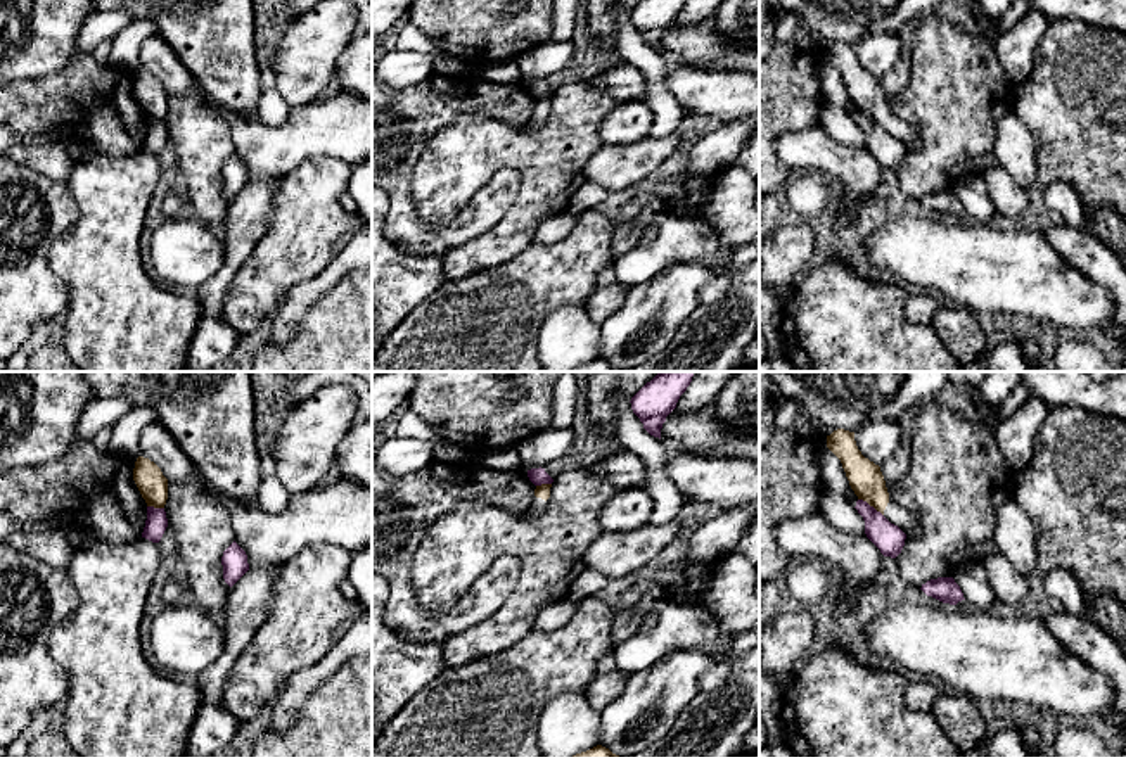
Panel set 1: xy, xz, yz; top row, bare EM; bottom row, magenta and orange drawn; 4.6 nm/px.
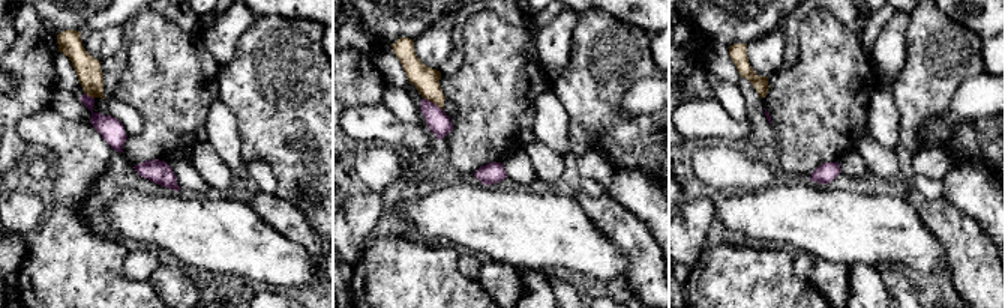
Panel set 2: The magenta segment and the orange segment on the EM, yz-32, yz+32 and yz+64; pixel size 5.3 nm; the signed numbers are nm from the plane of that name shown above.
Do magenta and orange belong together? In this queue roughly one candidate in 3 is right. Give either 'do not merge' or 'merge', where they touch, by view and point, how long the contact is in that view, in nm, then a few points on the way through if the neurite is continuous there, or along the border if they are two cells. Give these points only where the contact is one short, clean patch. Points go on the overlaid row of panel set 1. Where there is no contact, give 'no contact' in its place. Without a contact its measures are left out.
do not merge | yz (869, 505) | 150 nm | along yz (858, 498), (865, 500), (882, 515)

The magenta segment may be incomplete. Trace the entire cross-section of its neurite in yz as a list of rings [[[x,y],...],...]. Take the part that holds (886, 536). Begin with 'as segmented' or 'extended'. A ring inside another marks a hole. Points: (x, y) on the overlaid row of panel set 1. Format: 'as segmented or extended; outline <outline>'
as segmented; outline [[[858,499],[854,508],[865,520],[867,538],[884,557],[896,558],[905,546],[906,534],[867,501]]]

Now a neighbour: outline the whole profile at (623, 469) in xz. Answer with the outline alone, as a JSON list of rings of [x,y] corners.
[[[628,449],[604,456],[586,468],[597,477],[611,482],[617,491],[630,487],[645,489],[647,486],[645,461]]]

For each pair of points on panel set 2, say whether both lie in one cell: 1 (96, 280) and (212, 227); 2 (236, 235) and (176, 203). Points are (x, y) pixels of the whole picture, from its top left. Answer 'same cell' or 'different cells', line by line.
1: different cells
2: same cell

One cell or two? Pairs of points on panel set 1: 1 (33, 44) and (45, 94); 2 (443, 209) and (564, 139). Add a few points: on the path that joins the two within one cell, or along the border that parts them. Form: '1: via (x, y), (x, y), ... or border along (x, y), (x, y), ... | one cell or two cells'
1: border along (75, 54), (52, 73), (18, 82) | two cells
2: via (467, 178), (497, 149), (533, 149) | one cell

